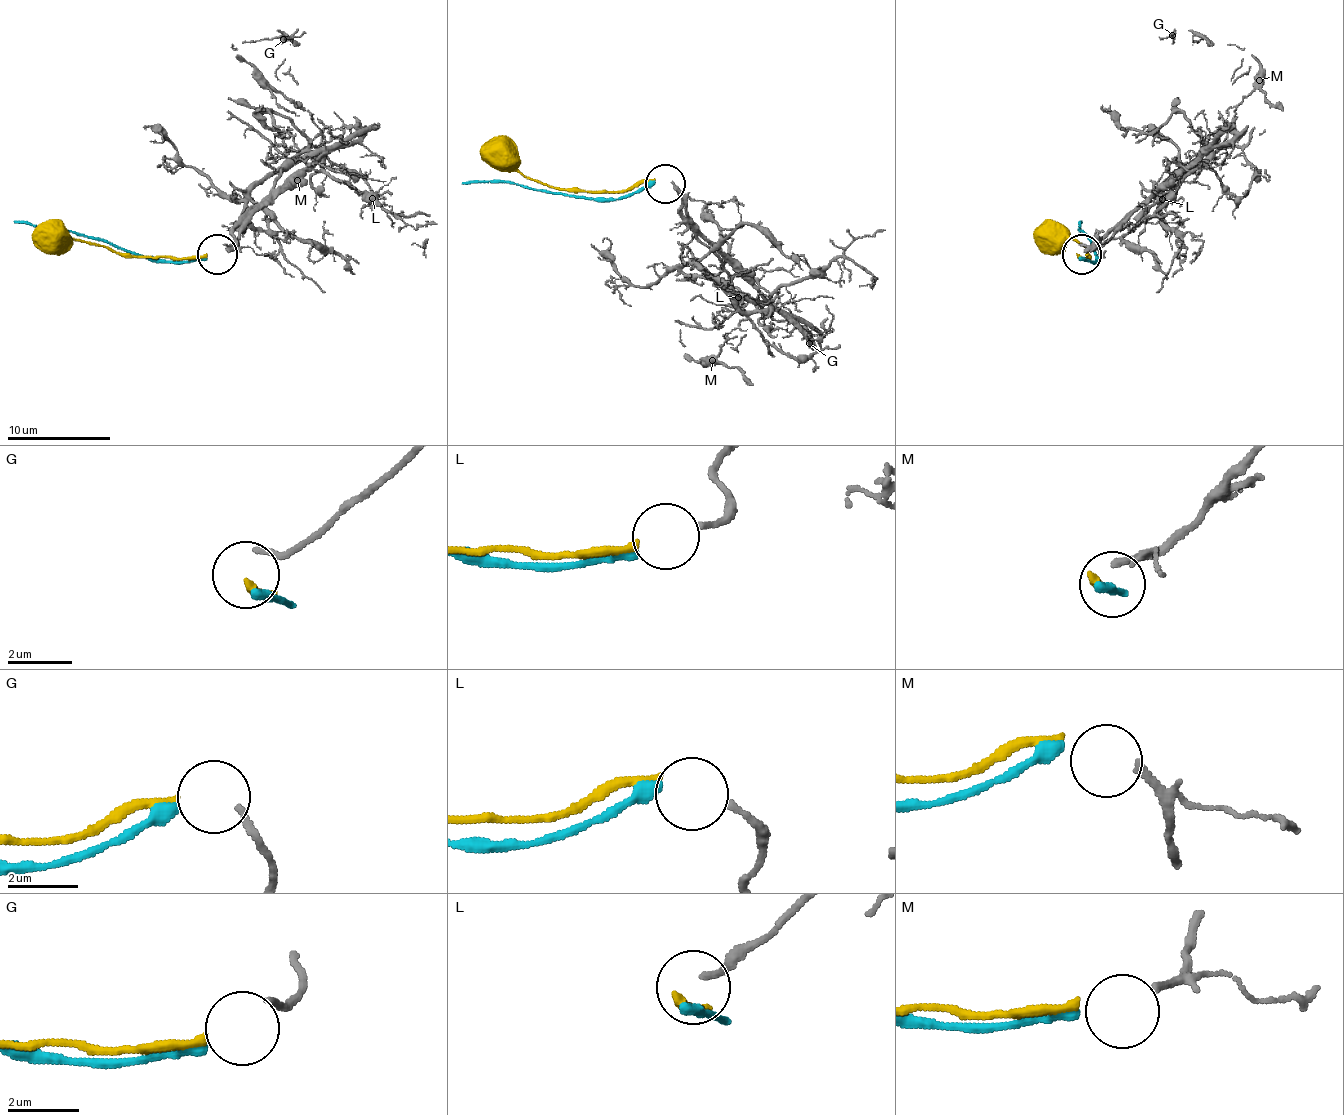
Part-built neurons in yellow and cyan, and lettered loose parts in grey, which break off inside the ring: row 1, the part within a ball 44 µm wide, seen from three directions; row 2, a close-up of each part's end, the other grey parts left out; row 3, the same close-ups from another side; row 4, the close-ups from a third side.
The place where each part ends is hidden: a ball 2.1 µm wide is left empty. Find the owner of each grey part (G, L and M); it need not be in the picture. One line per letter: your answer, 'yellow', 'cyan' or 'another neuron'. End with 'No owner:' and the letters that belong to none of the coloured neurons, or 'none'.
G: yellow
L: cyan
M: another neuron
No owner: M

